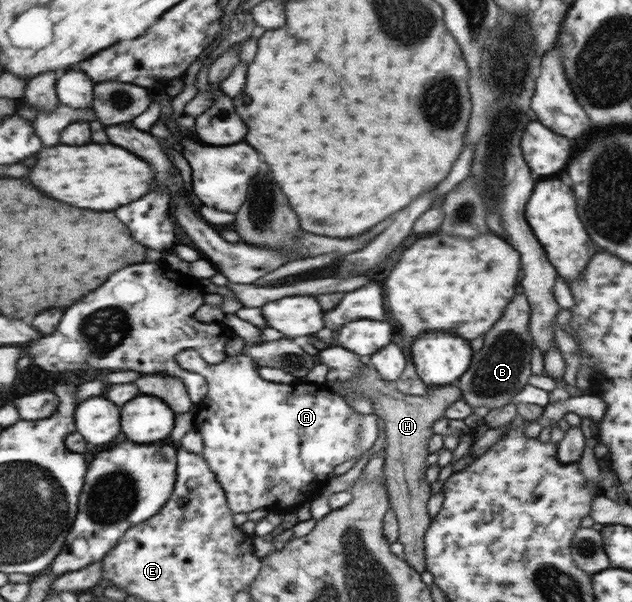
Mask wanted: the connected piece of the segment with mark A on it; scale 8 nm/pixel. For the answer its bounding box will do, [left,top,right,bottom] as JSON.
[178,349,377,514]

